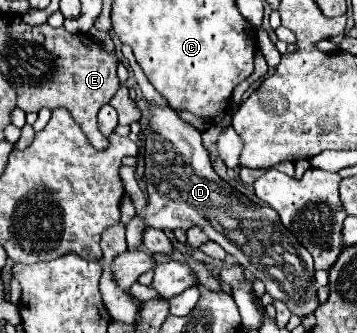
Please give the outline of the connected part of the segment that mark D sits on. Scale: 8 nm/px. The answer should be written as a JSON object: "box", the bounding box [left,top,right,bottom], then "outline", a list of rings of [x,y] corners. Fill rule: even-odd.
{"box":[126,107,318,317],"outline":[[[152,107],[152,119],[150,119],[150,131],[152,135],[146,137],[146,185],[148,185],[148,203],[146,209],[140,211],[140,215],[134,215],[132,221],[126,225],[126,243],[128,249],[138,249],[142,245],[140,235],[144,233],[144,227],[152,229],[190,229],[190,227],[200,227],[210,241],[218,243],[236,263],[240,263],[252,277],[260,279],[266,285],[266,293],[270,293],[274,299],[280,299],[288,305],[292,315],[306,317],[316,311],[318,303],[318,285],[314,279],[314,265],[312,265],[312,255],[308,249],[304,249],[280,223],[278,213],[268,207],[268,205],[256,205],[248,197],[240,195],[234,187],[230,187],[224,179],[216,175],[212,169],[208,151],[202,145],[200,131],[194,129],[192,125],[184,123],[176,111],[168,107]]]}

